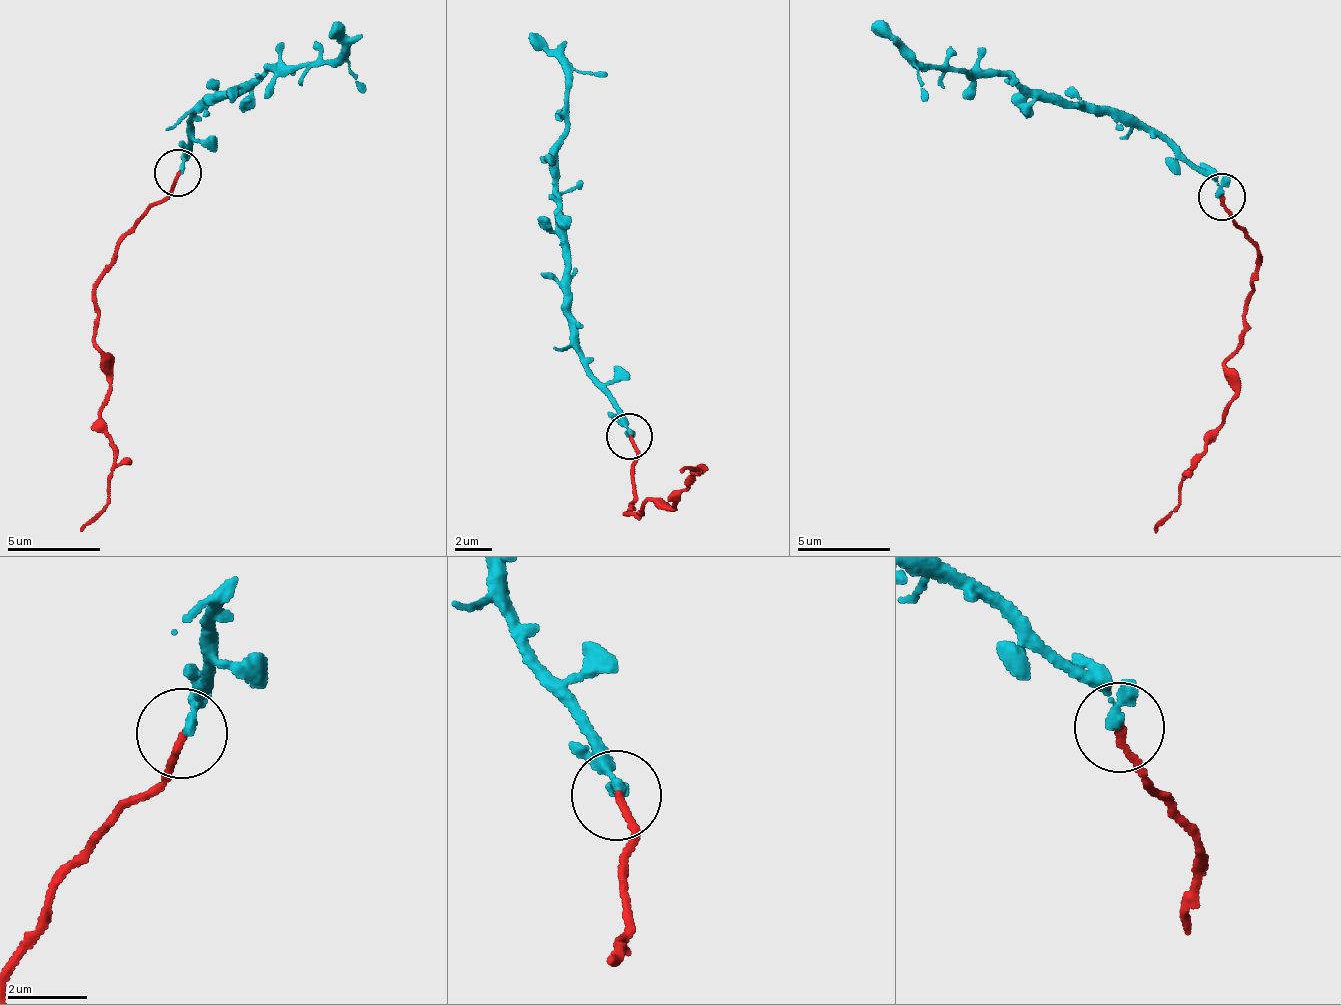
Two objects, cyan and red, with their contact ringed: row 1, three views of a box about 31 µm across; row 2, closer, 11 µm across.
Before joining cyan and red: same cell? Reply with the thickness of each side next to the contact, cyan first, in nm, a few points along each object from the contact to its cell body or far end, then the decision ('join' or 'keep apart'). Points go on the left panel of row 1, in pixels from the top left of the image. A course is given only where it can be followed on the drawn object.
260 nm thick on the cyan side, 170 nm on the other; cyan runs (178, 169), (192, 153), (201, 107), (248, 95), (269, 70), (333, 64), (345, 40), (337, 25); red runs (178, 173), (172, 195), (124, 237), (95, 290), (107, 398), (101, 417), (116, 458), (111, 492), (82, 532); keep apart

